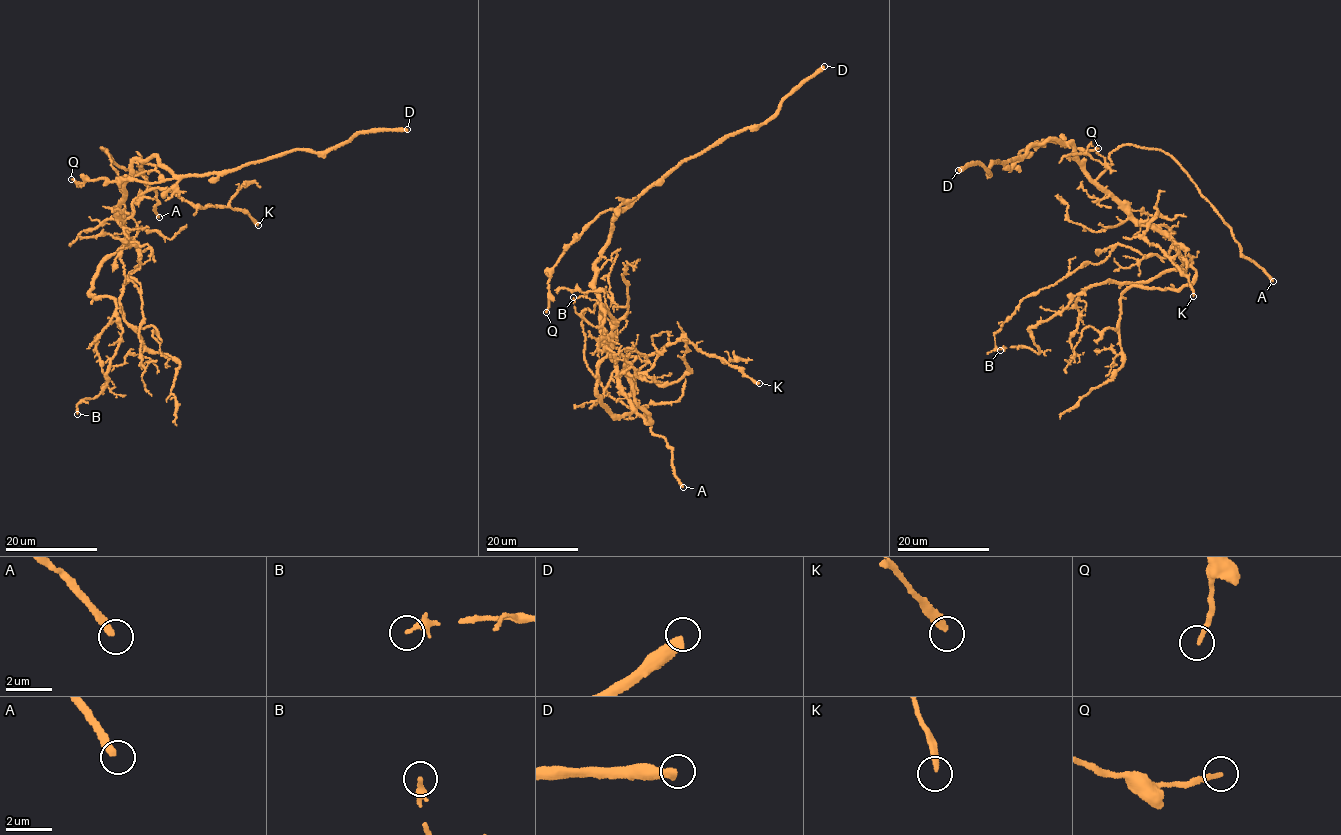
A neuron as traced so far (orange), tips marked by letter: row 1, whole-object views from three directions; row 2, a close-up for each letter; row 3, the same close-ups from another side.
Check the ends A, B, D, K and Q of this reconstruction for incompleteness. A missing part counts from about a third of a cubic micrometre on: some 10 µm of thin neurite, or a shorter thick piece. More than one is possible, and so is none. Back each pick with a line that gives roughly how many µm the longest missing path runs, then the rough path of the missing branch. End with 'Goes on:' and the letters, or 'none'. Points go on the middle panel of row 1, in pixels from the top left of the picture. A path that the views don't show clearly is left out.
A: 25 µm
D: 90 µm
Goes on: A, D

